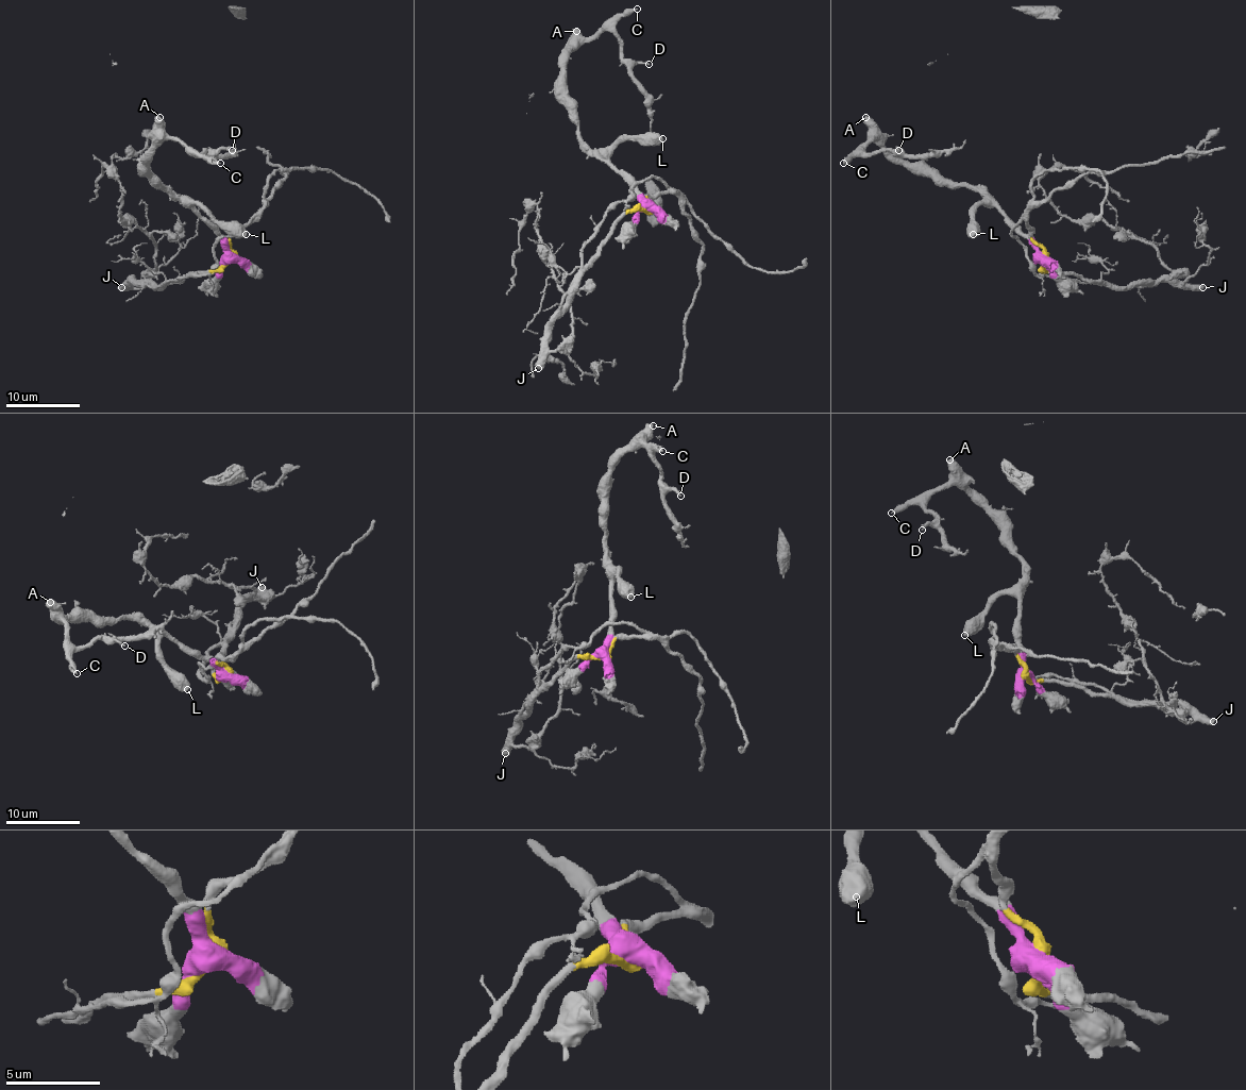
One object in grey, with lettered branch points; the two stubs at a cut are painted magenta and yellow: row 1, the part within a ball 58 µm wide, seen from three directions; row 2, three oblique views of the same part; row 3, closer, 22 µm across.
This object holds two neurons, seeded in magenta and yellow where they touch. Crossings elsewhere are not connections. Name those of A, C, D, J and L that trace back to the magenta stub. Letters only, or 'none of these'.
A, C, D, L

